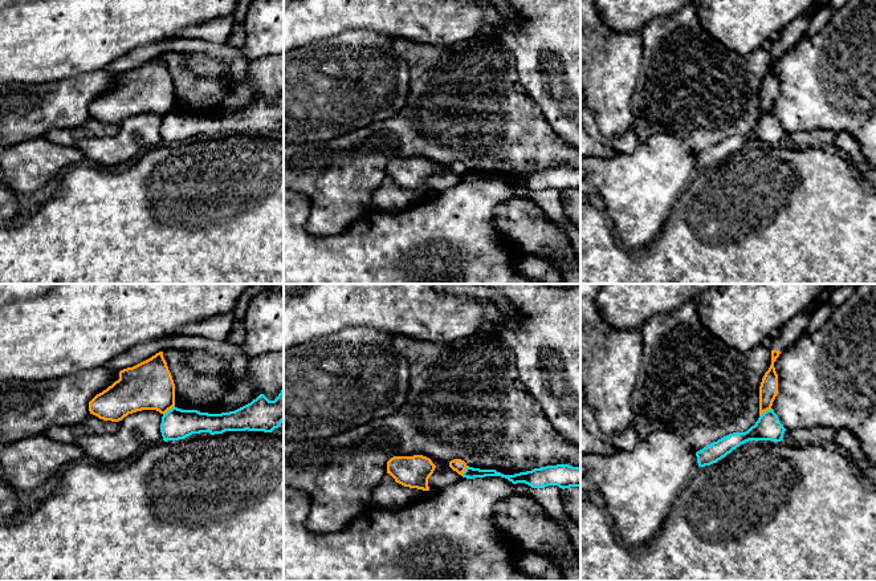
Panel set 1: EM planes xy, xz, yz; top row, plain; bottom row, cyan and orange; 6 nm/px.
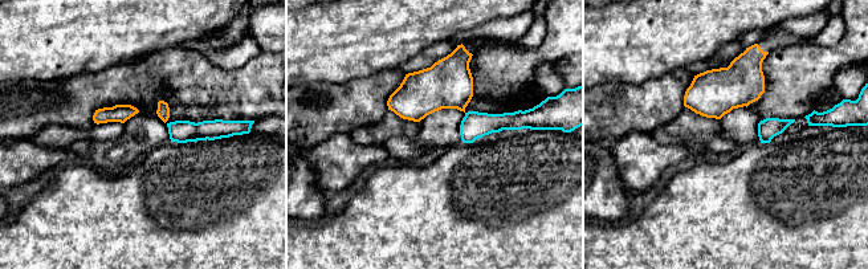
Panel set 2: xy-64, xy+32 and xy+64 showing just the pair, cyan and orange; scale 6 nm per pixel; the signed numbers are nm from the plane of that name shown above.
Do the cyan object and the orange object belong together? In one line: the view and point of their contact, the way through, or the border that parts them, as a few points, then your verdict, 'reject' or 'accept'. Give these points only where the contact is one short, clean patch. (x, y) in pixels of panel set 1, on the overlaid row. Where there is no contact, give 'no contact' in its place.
meets cyan in xy at (168, 410); border along xy (174, 406), (163, 414); reject

